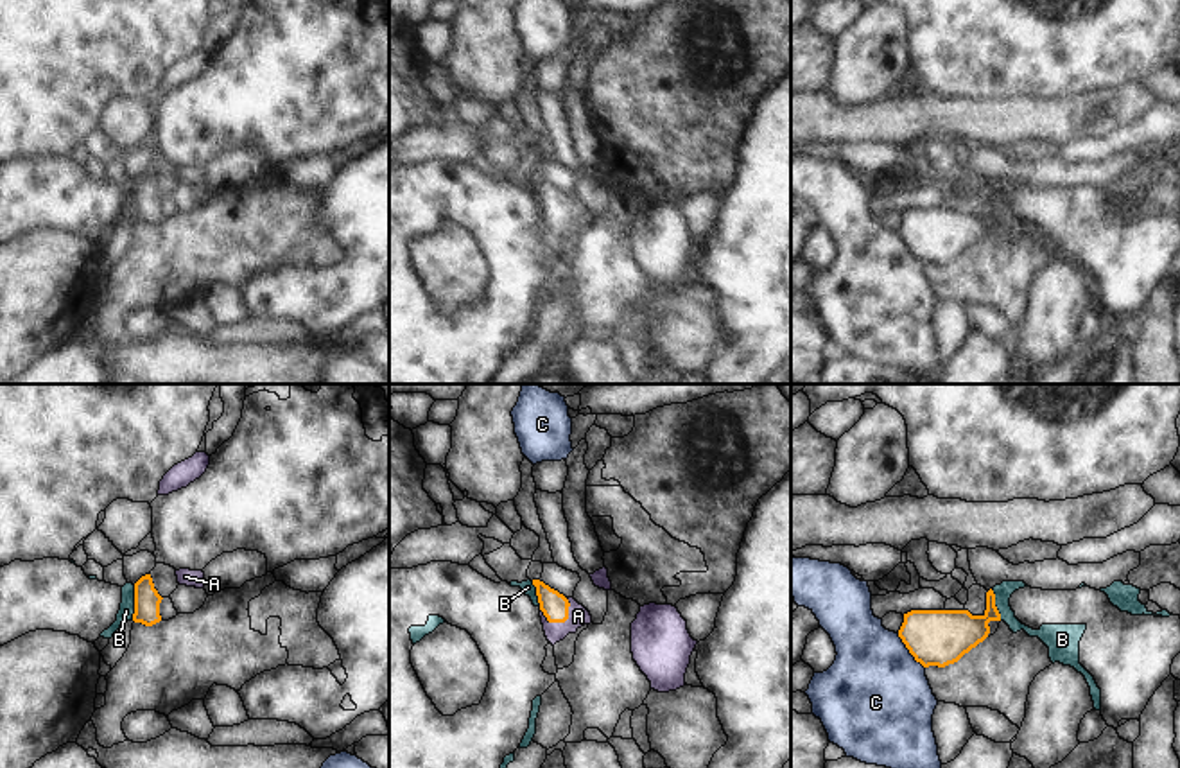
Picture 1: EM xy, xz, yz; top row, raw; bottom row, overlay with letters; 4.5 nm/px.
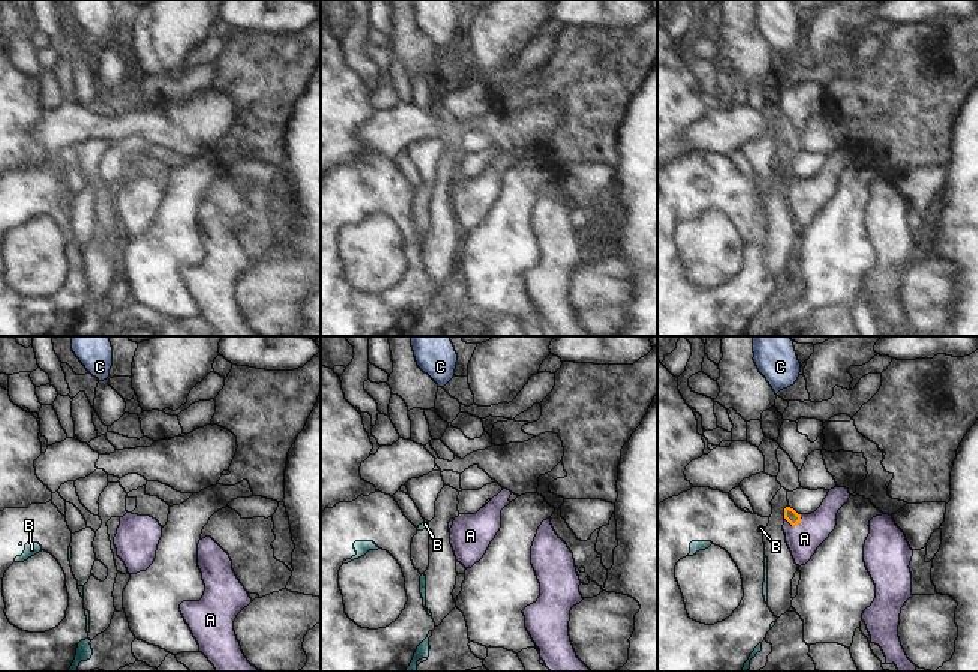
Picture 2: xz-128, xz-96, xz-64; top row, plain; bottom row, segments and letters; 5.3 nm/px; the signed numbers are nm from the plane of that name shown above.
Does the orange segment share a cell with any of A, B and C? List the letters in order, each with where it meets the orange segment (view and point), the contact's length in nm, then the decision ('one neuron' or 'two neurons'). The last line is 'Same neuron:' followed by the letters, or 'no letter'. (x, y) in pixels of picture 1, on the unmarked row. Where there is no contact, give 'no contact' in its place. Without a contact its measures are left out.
A: contact xz (558, 219); length 150 nm; one neuron
B: contact xy (135, 201); length 160 nm; two neurons
C: contact yz (910, 250); length 200 nm; two neurons
Same neuron: A

